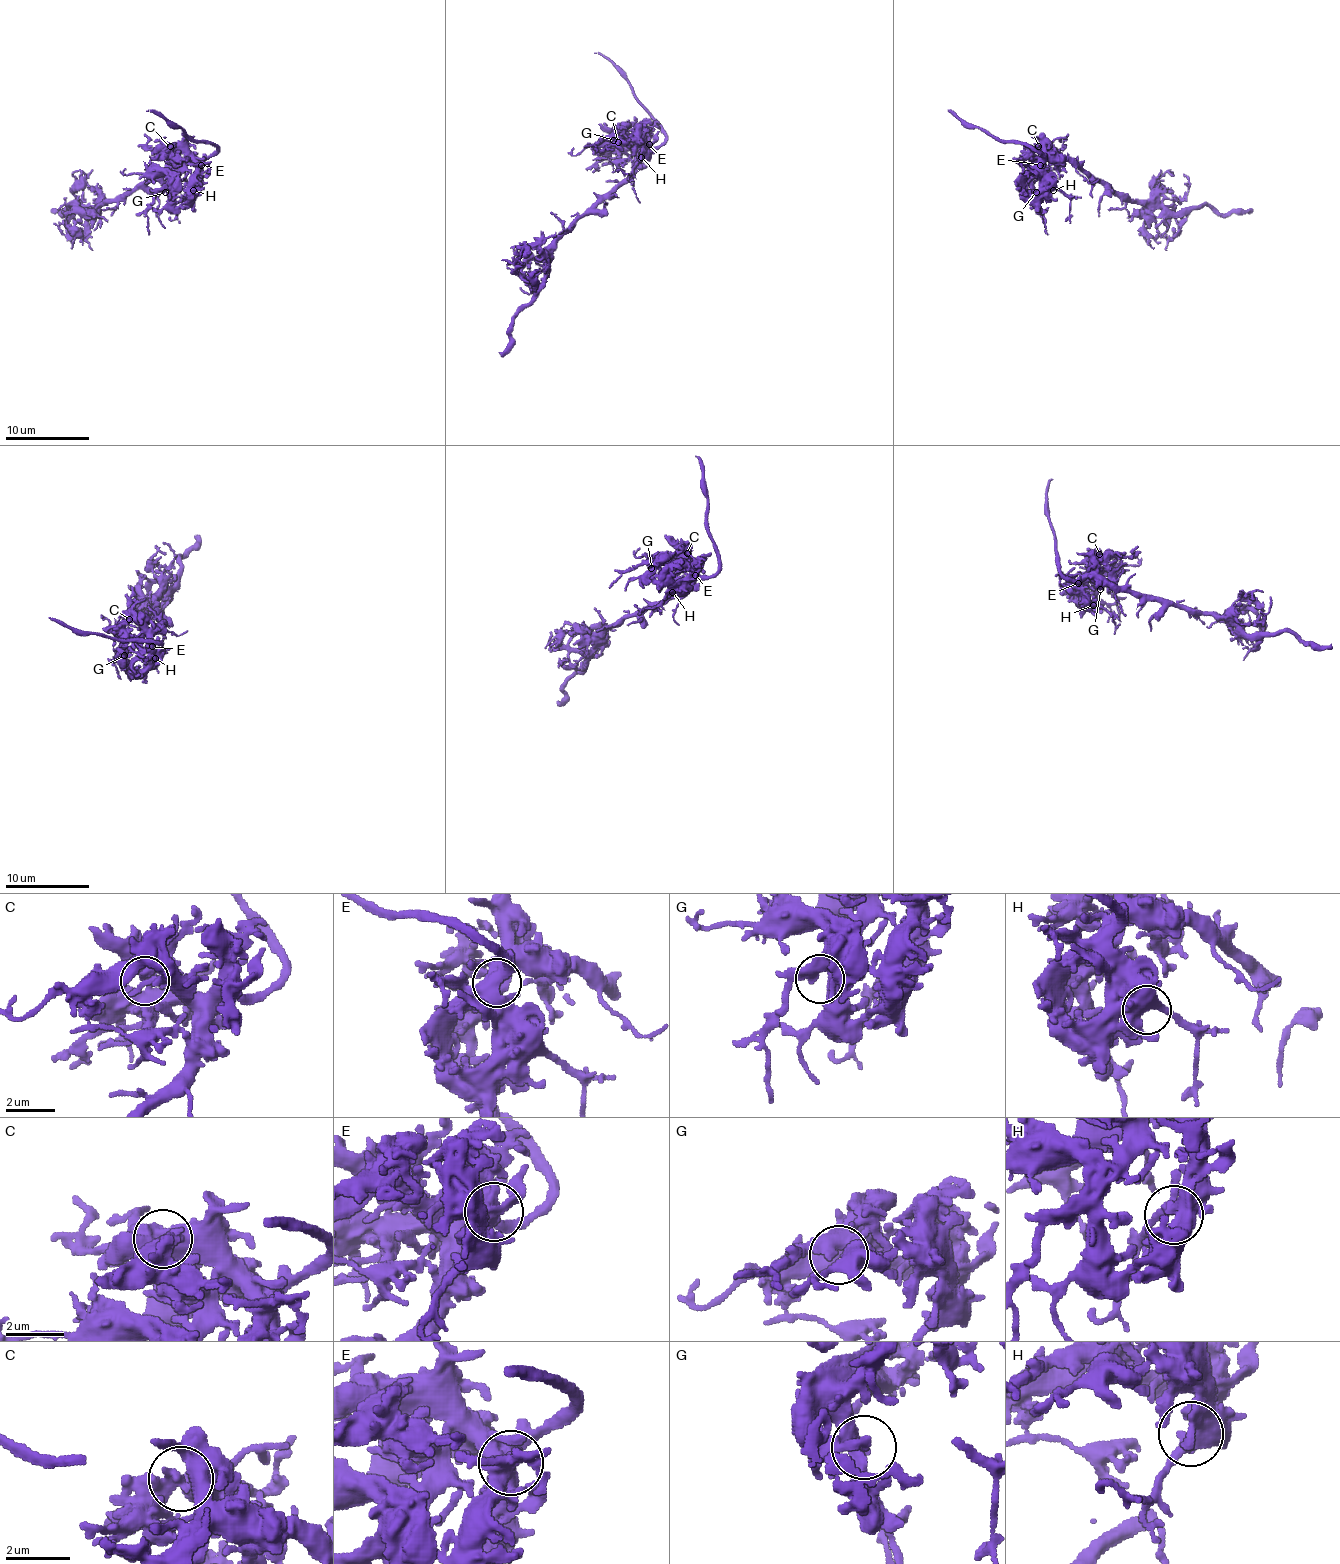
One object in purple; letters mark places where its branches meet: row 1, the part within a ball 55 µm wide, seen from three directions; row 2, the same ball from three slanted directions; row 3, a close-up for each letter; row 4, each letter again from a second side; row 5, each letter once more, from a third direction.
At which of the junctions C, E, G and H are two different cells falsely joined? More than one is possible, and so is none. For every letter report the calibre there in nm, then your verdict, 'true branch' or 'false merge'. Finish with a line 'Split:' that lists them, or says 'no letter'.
C: calibre 550 nm; true branch
E: calibre 550 nm; true branch
G: calibre 400 nm; true branch
H: calibre 600 nm; true branch
Split: no letter

